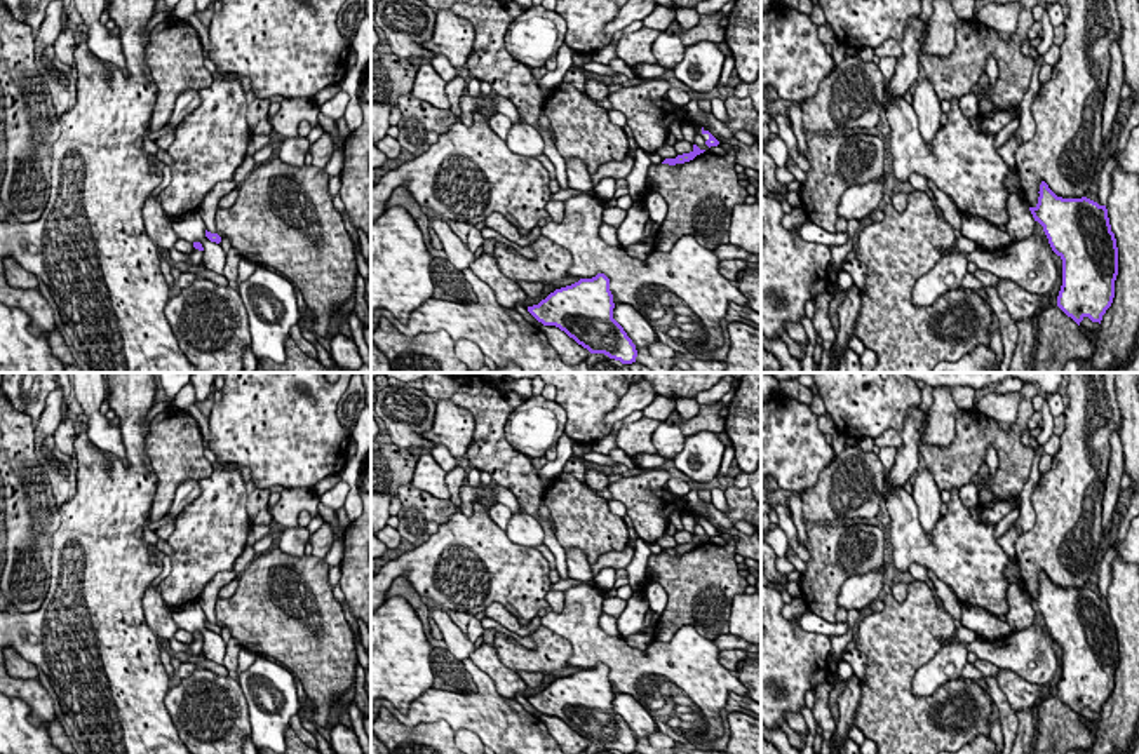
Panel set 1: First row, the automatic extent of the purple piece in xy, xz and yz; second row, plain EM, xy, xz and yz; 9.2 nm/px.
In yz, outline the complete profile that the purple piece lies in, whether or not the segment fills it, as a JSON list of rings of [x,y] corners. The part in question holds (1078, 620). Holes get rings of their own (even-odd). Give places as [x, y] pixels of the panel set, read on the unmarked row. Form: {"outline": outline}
{"outline": [[[1045,571],[1038,583],[1038,594],[1029,601],[1062,650],[1057,697],[1078,716],[1085,707],[1101,714],[1113,693],[1118,665],[1118,637],[1108,599],[1087,587],[1057,587]]]}

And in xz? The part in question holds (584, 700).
{"outline": [[[592,669],[556,679],[528,702],[543,716],[556,716],[590,744],[604,744],[622,754],[636,752],[637,740],[623,717],[613,709],[610,669]]]}

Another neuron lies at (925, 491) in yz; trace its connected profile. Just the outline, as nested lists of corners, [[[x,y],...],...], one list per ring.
[[[928,468],[918,470],[913,484],[913,498],[918,507],[921,528],[932,535],[940,519],[940,489]]]

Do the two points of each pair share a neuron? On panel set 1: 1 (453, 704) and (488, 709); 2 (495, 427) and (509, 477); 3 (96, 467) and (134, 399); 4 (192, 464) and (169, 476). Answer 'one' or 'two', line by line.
1: one
2: one
3: one
4: one

